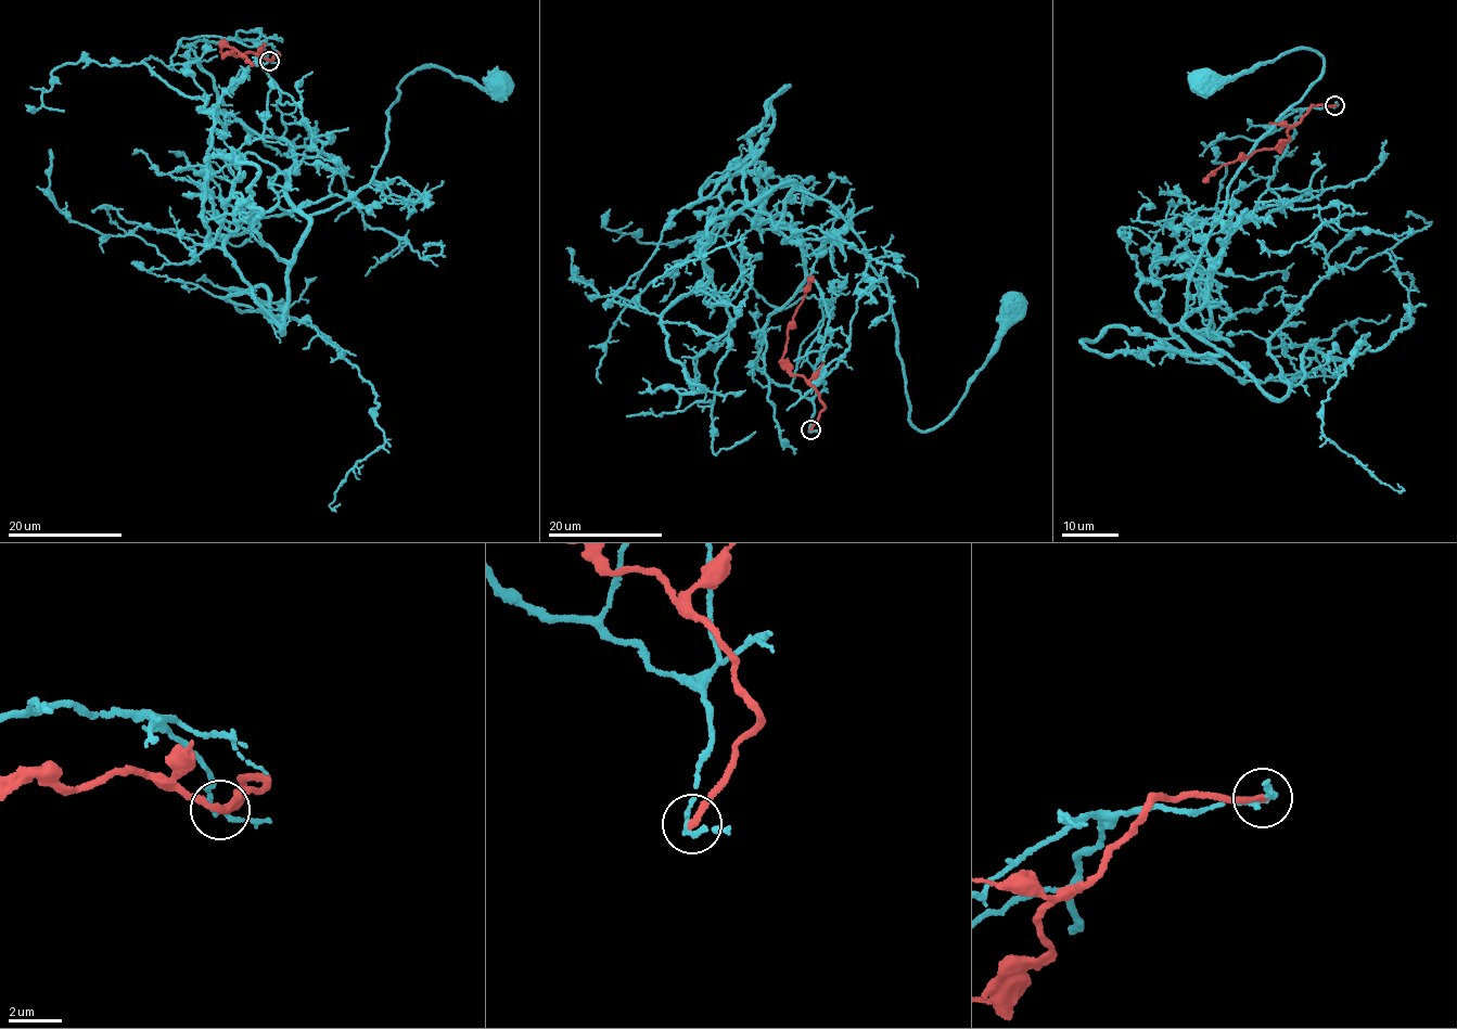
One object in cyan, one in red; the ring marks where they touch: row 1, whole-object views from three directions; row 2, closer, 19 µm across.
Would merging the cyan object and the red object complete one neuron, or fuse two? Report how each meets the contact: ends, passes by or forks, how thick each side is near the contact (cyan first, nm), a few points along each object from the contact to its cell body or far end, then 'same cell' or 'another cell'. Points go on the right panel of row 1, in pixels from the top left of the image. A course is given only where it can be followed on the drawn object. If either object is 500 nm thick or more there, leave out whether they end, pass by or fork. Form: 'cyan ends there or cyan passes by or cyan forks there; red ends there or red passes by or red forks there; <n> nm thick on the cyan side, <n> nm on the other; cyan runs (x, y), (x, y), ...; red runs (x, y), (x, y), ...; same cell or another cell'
cyan passes by; red ends there; 190 nm thick on the cyan side, 240 nm on the other; cyan runs (1336, 105), (1295, 119), (1282, 209), (1189, 312), (1228, 183), (1324, 64), (1204, 80); red runs (1336, 105), (1309, 106), (1288, 130), (1288, 139), (1278, 149), (1260, 150), (1227, 164), (1203, 182); another cell

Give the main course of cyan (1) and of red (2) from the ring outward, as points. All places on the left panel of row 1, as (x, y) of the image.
1: (269, 60), (191, 49), (225, 118), (291, 145), (286, 200), (308, 215), (371, 180), (409, 73), (500, 85)
2: (269, 60), (278, 54), (266, 59), (248, 52), (238, 55), (221, 52), (218, 43), (252, 64)

